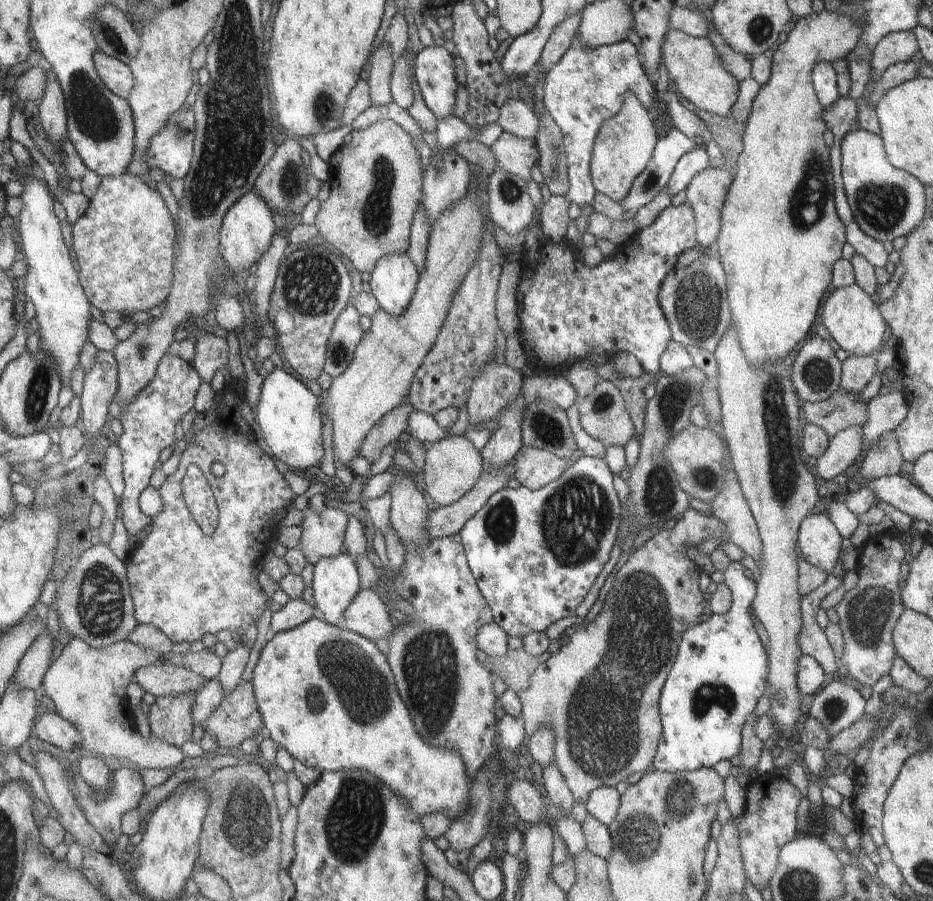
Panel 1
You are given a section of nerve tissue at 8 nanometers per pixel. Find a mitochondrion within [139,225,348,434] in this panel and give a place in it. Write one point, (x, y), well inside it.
(311, 285)

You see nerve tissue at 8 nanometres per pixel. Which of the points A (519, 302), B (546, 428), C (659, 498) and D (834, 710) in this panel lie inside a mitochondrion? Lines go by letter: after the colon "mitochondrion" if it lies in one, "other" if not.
A: other
B: mitochondrion
C: mitochondrion
D: mitochondrion

